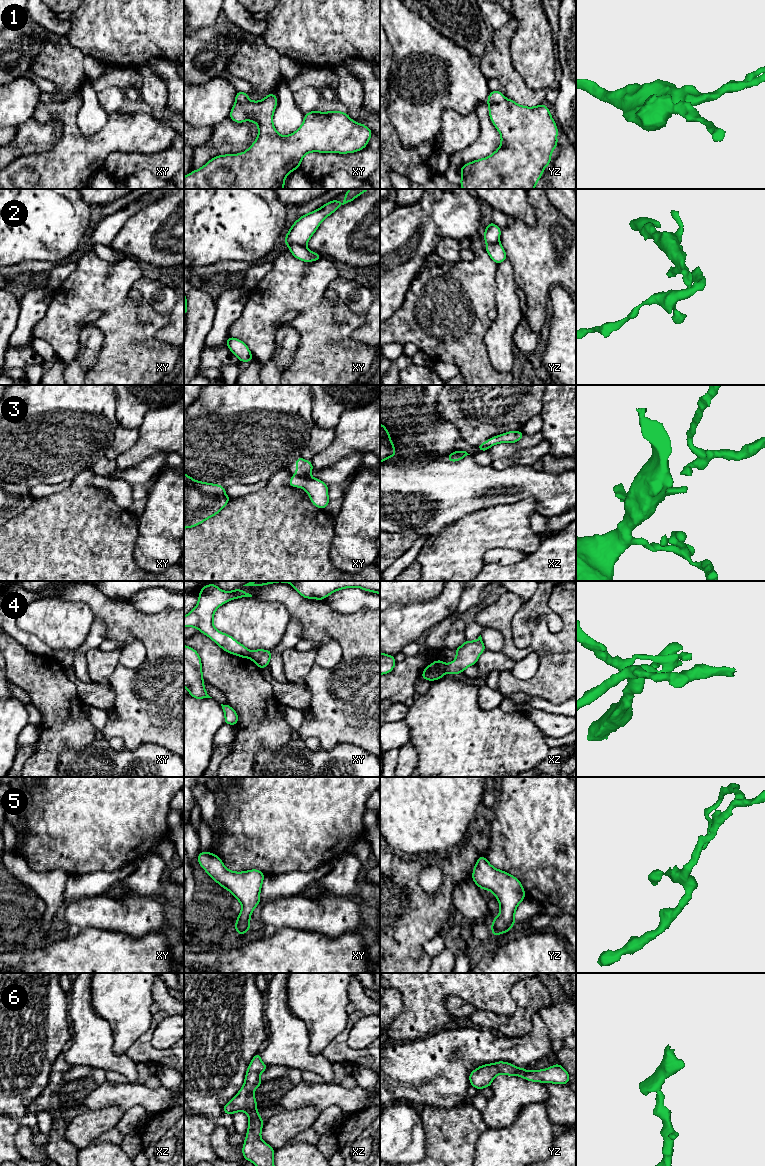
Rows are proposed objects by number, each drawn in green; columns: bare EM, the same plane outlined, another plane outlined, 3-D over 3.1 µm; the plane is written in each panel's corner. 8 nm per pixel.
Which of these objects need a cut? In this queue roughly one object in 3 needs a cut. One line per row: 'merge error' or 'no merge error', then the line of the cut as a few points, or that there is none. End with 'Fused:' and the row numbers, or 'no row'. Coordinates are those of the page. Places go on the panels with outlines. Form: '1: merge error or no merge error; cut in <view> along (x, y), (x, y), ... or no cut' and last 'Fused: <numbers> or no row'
1: merge error; cut in yz along (505, 98), (499, 102), (491, 102), (489, 104)
2: merge error; cut in xy along (289, 245), (300, 244), (305, 246)
3: no merge error; no cut
4: merge error; cut in xz along (446, 664), (445, 671)
5: no merge error; no cut
6: no merge error; no cut
Fused: 1, 2, 4

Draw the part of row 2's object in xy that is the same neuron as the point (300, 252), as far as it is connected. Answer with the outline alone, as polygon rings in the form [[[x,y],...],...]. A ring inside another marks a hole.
[[[298,244],[290,245],[289,251],[295,258],[304,262],[312,262],[322,258],[320,254],[311,252],[306,246],[301,246]]]

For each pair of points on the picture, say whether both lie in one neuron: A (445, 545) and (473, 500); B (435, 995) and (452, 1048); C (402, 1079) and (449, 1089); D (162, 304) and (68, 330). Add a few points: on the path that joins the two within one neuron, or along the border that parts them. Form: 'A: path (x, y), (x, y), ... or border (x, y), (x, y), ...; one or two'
A: border (484, 508), (468, 513), (450, 524), (443, 531); two
B: border (448, 1025), (423, 1036); two
C: path (414, 1079), (437, 1079); one
D: border (141, 297), (157, 310), (169, 315); two

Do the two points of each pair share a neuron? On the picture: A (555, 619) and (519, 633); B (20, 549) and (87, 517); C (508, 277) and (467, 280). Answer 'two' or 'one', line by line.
A: one
B: one
C: two

